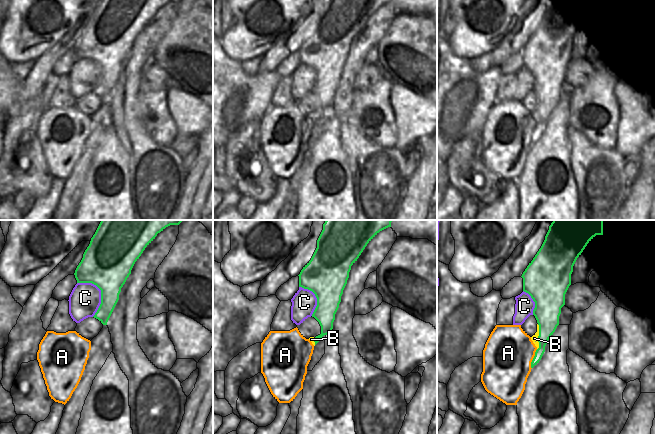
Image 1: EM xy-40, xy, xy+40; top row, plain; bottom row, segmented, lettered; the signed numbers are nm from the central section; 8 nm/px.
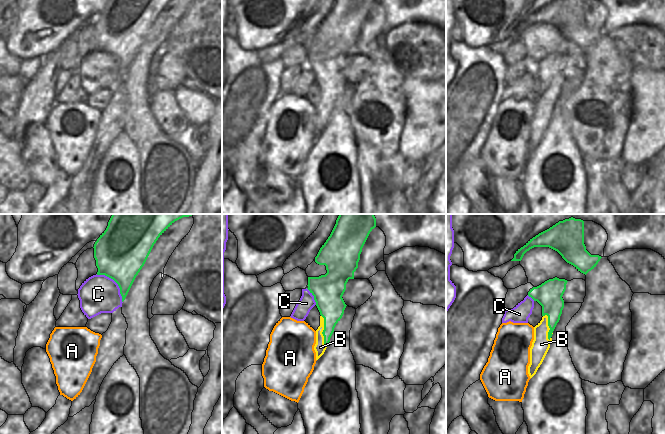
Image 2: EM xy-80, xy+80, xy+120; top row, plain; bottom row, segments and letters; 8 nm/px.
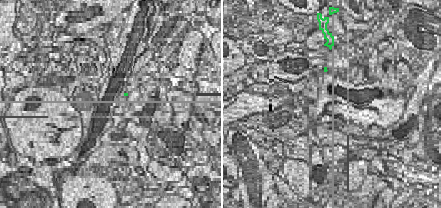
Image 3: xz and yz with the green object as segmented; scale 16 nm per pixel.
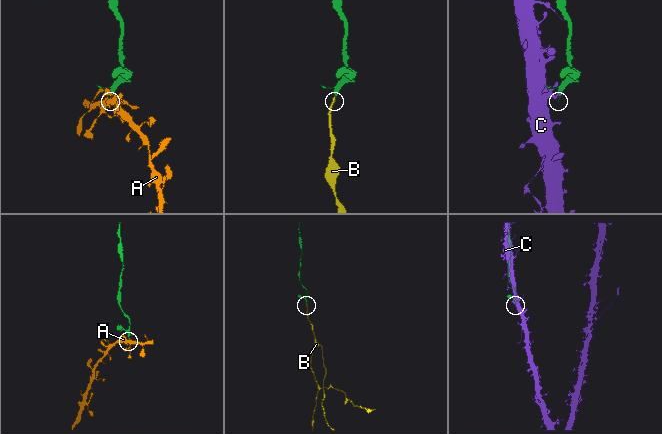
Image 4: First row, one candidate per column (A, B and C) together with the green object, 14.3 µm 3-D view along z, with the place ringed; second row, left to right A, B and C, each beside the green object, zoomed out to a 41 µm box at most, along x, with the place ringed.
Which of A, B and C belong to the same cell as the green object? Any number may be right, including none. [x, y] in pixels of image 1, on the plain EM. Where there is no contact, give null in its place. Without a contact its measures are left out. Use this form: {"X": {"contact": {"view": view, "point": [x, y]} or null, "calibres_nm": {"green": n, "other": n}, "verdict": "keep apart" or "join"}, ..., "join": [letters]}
{"A": {"contact": {"view": "xy+40", "point": [533, 135]}, "calibres_nm": {"green": 110, "other": 400}, "verdict": "keep apart"}, "B": {"contact": {"view": "xy+40", "point": [538, 113]}, "calibres_nm": {"green": 220, "other": 50}, "verdict": "join"}, "C": {"contact": {"view": "xy-40", "point": [101, 68]}, "calibres_nm": {"green": 400, "other": 260}, "verdict": "keep apart"}, "join": ["B"]}

